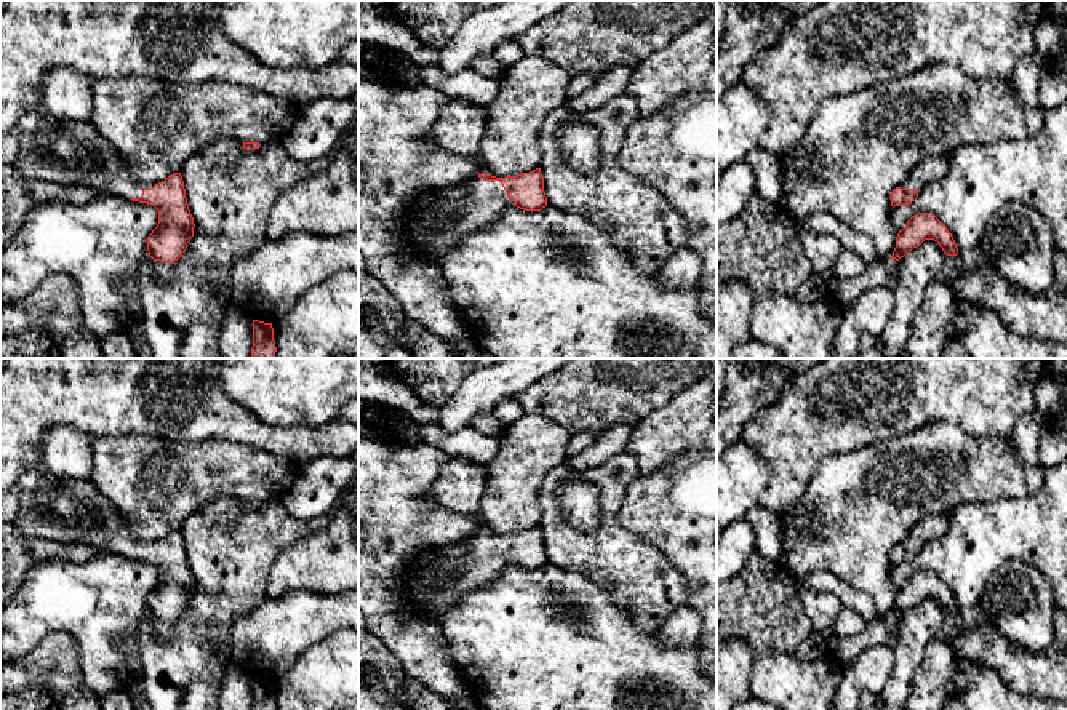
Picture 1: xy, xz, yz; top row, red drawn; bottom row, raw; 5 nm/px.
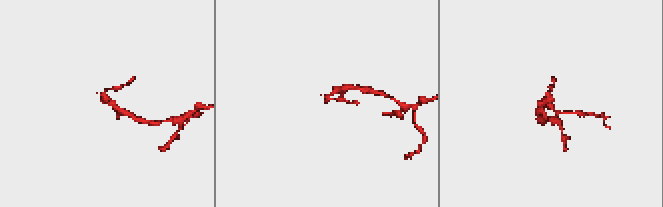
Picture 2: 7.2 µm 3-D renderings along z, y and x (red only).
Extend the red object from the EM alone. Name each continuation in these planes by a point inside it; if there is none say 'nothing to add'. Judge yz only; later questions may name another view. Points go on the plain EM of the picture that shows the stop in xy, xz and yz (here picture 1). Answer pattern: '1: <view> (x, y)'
1: yz (933, 526)

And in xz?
1: xz (439, 578)

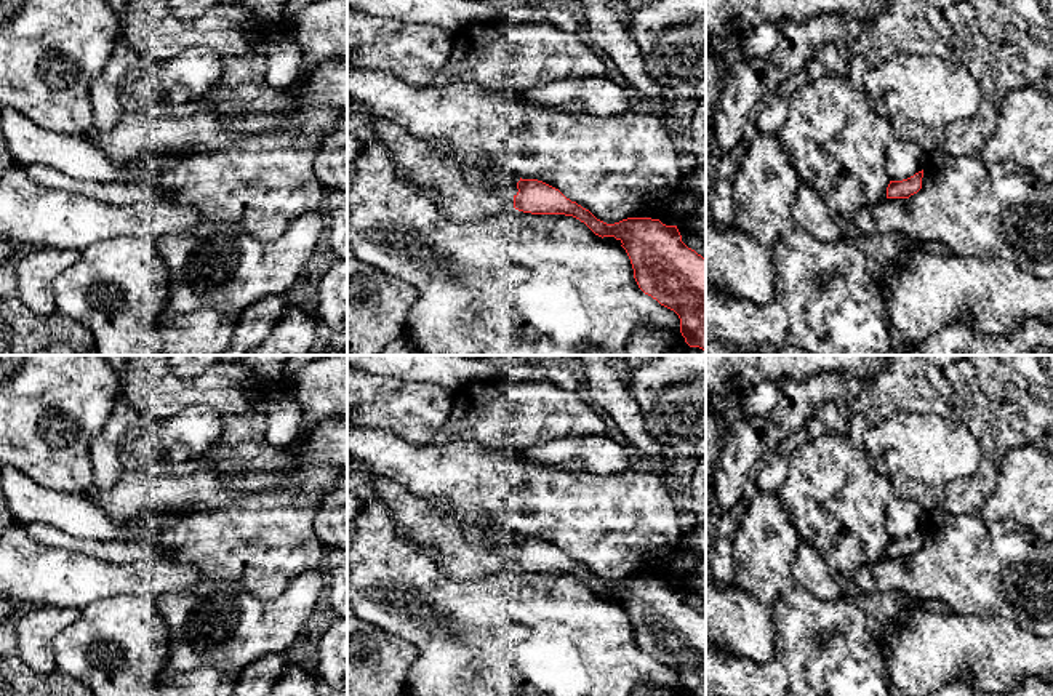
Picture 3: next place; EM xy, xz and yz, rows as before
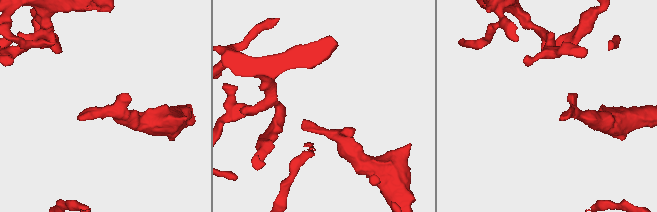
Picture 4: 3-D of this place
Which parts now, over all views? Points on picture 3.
1: xz (464, 551)

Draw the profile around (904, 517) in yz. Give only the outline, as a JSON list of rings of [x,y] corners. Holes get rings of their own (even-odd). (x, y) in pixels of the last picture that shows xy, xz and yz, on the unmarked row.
[[[893,498],[887,506],[887,531],[890,539],[903,539],[925,525],[925,514],[922,507],[907,499]]]

